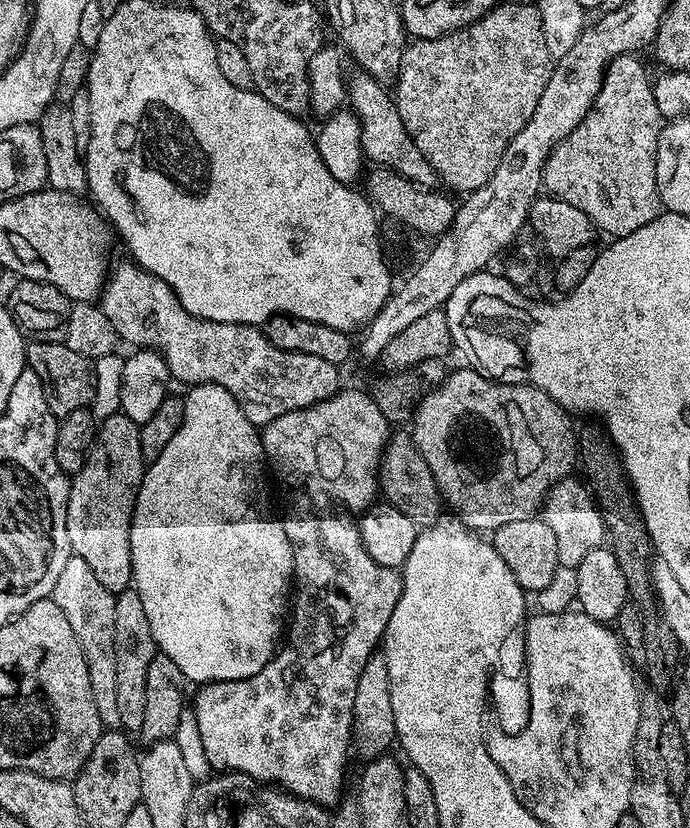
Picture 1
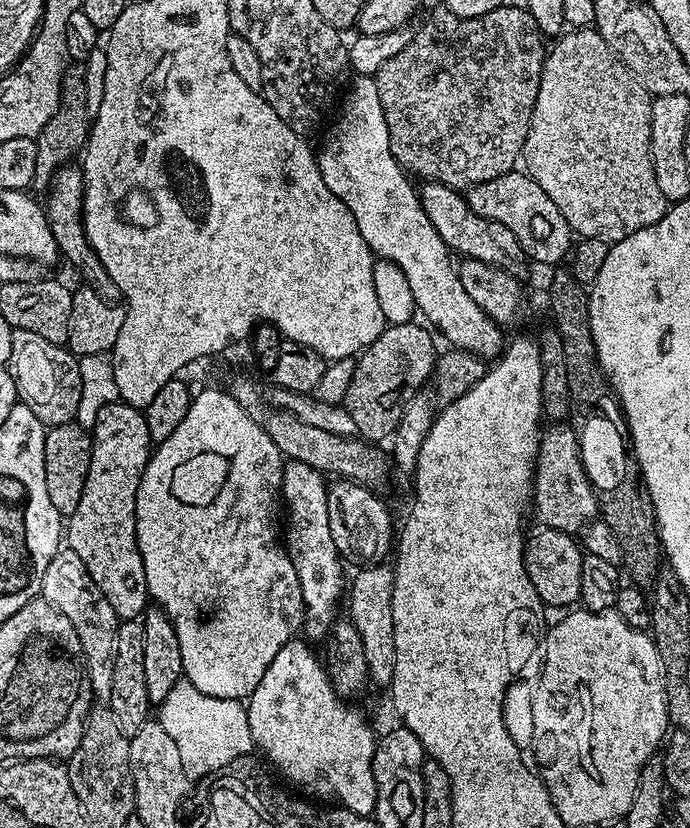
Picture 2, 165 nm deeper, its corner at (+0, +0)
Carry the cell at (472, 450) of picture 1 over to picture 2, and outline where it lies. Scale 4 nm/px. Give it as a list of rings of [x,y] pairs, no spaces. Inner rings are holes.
[[[560,422],[548,427],[543,429],[540,437],[540,454],[532,478],[531,503],[536,504],[535,523],[569,534],[580,534],[597,519],[596,491],[588,480],[580,457],[580,438],[577,429],[563,428],[566,426]]]

